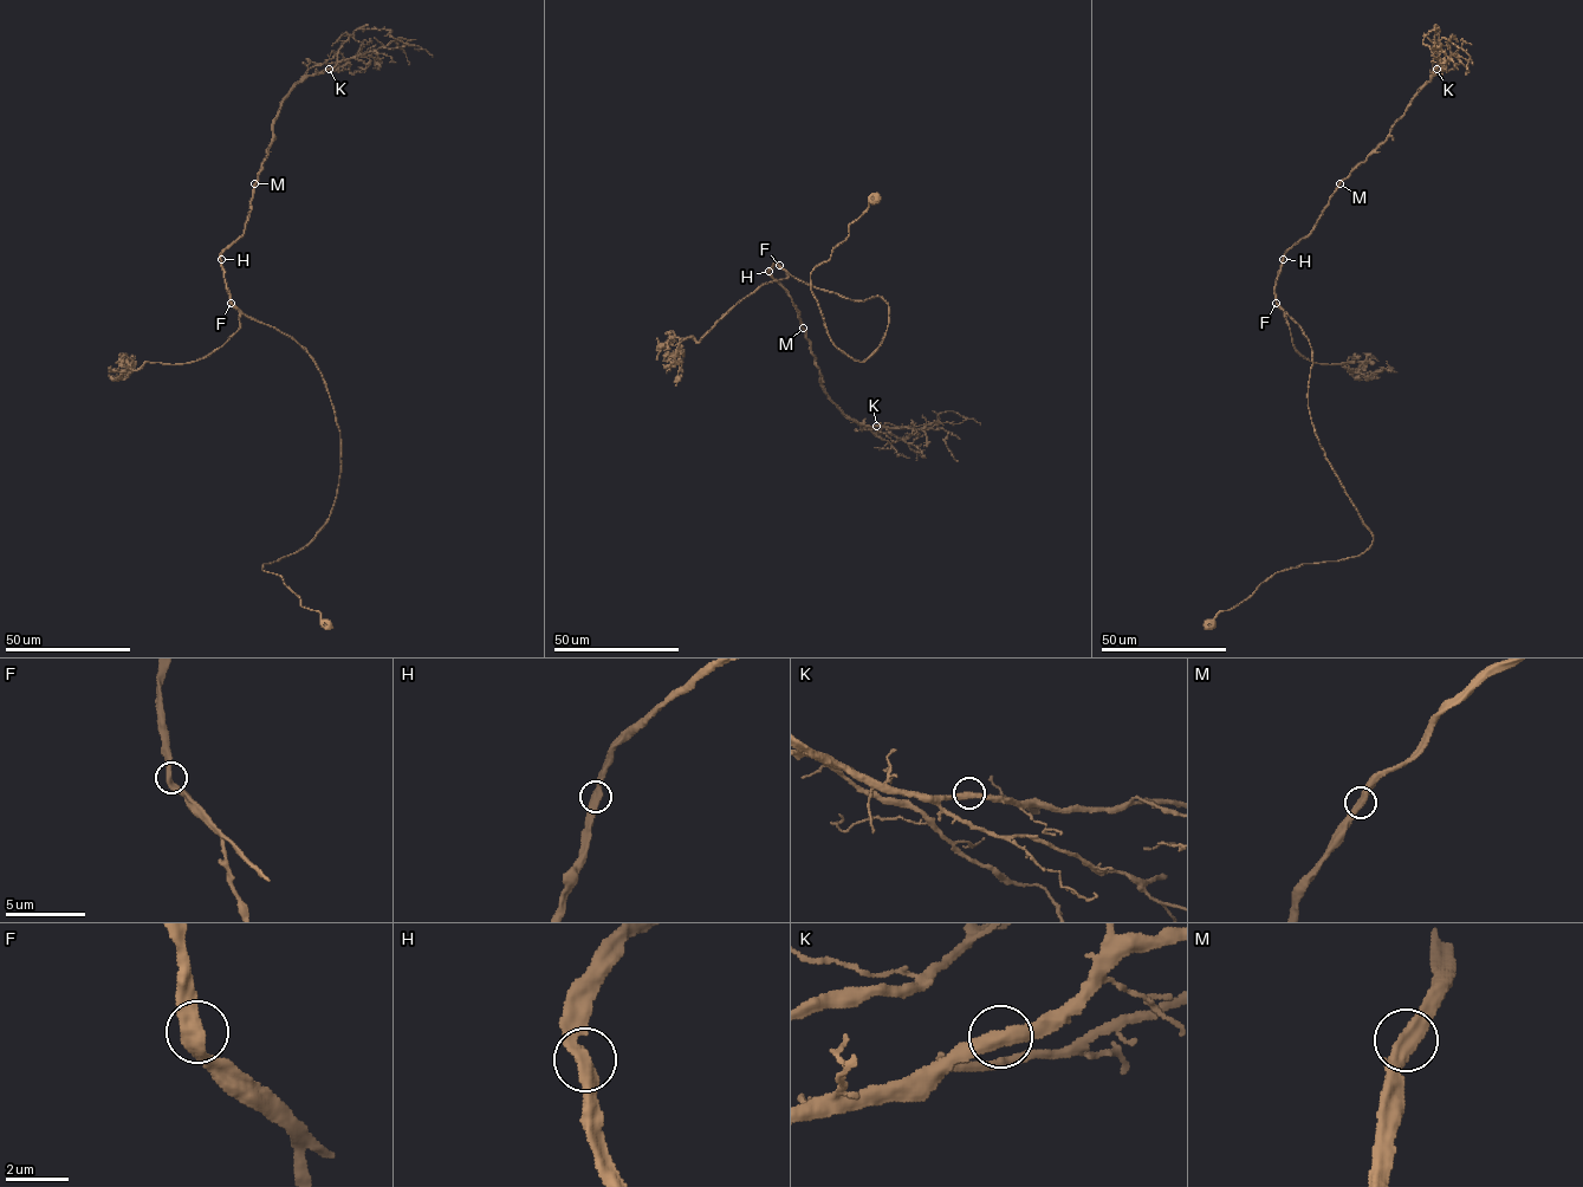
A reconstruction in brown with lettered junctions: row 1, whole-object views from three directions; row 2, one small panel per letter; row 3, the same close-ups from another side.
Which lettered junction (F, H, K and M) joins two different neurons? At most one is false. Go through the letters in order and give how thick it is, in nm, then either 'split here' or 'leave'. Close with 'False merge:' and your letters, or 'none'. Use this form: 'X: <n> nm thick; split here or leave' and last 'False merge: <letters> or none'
F: 420 nm thick; leave
H: 400 nm thick; leave
K: 400 nm thick; leave
M: 420 nm thick; leave
False merge: none

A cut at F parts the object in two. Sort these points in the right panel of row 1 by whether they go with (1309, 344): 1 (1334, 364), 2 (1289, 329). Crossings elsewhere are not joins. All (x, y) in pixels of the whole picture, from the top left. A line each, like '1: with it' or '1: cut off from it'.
1: cut off from it
2: cut off from it

